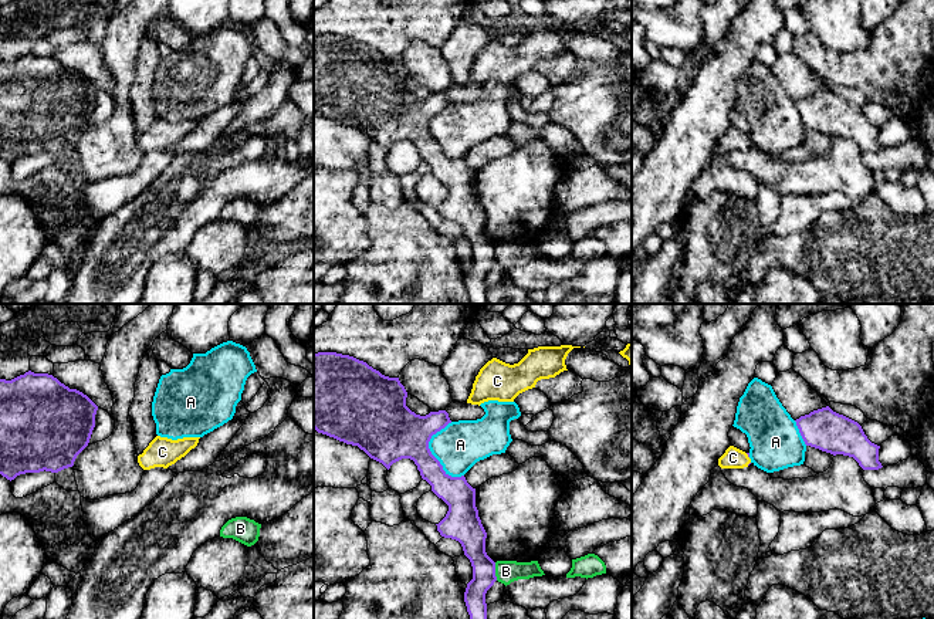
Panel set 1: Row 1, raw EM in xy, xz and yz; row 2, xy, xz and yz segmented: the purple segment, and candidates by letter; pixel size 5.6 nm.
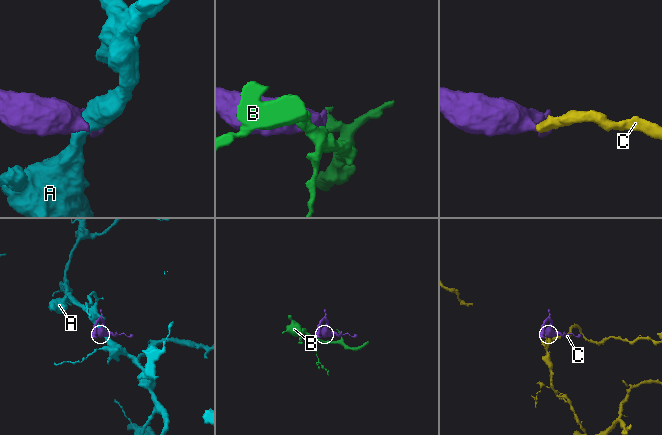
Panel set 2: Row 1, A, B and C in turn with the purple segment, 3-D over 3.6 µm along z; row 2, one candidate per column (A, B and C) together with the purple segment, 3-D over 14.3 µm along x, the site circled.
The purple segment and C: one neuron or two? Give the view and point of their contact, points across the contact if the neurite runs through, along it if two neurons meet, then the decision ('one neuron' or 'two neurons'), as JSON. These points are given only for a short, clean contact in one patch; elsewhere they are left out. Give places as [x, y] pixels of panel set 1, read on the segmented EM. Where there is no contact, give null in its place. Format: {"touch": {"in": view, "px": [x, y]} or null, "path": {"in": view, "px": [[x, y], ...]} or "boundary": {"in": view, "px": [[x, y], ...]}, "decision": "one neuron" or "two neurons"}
{"touch": {"in": "yz", "px": [748, 456]}, "path": {"in": "yz", "px": [[747, 453], [748, 456], [733, 457]]}, "decision": "one neuron"}

